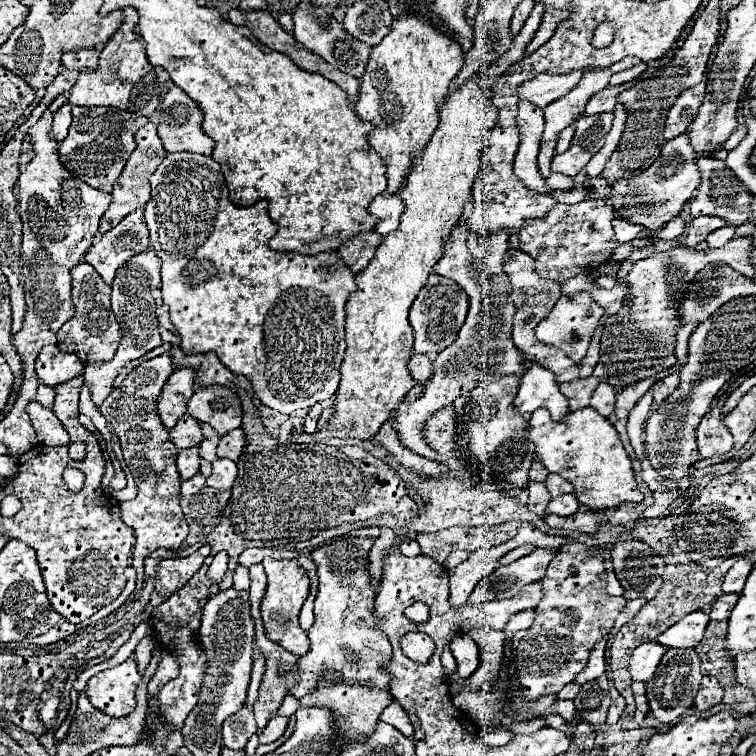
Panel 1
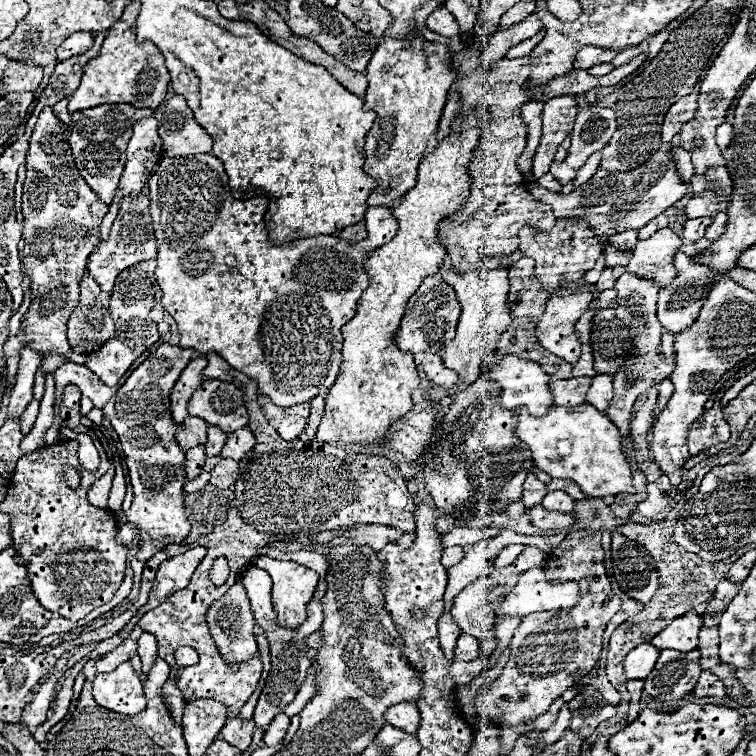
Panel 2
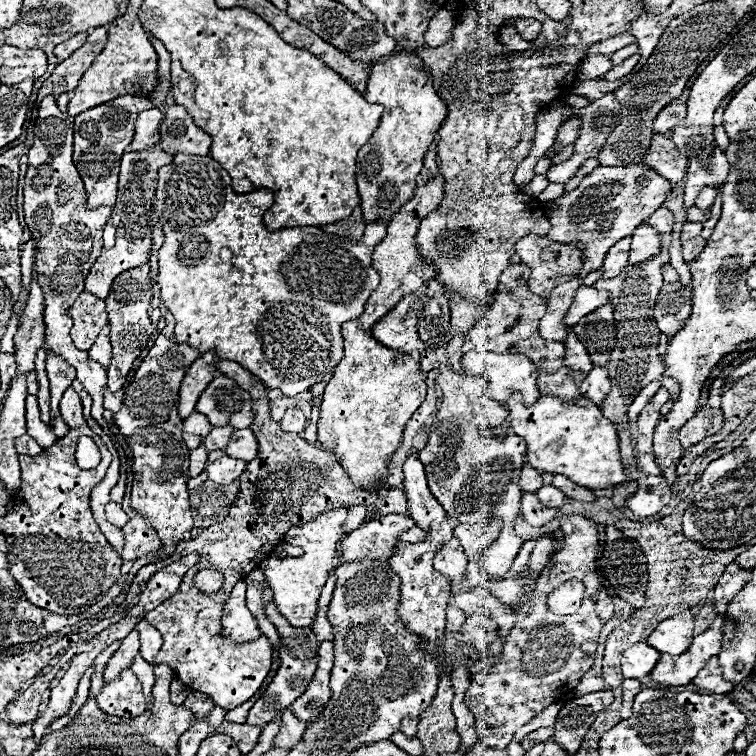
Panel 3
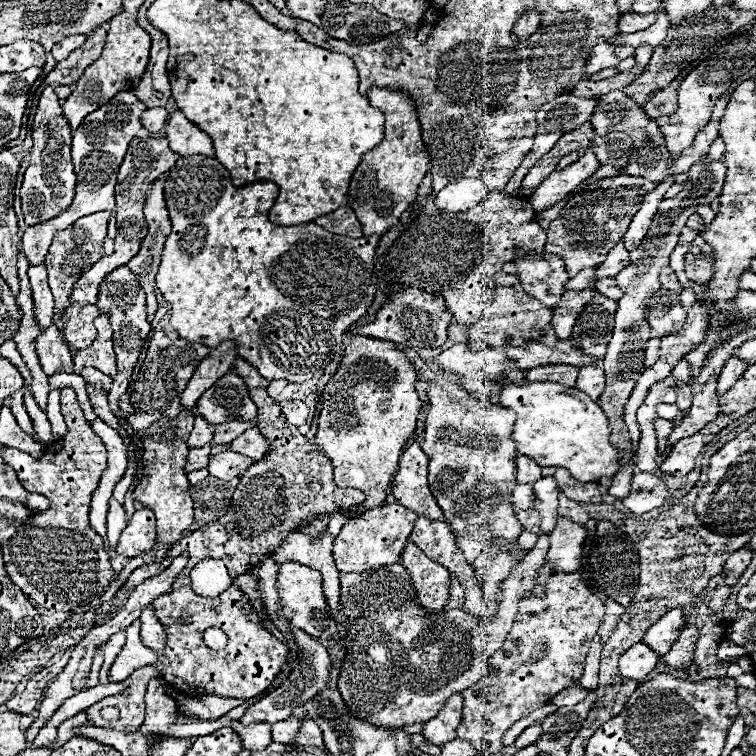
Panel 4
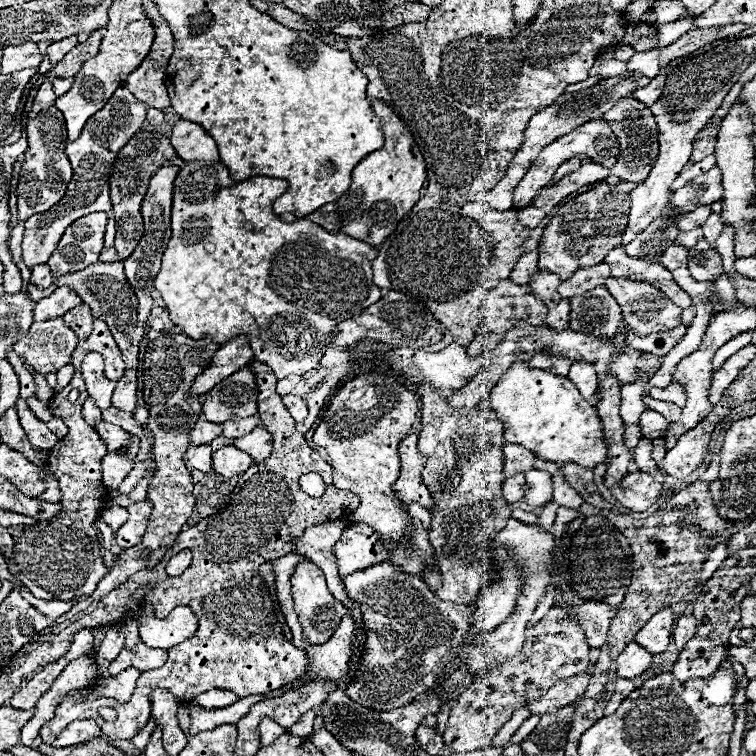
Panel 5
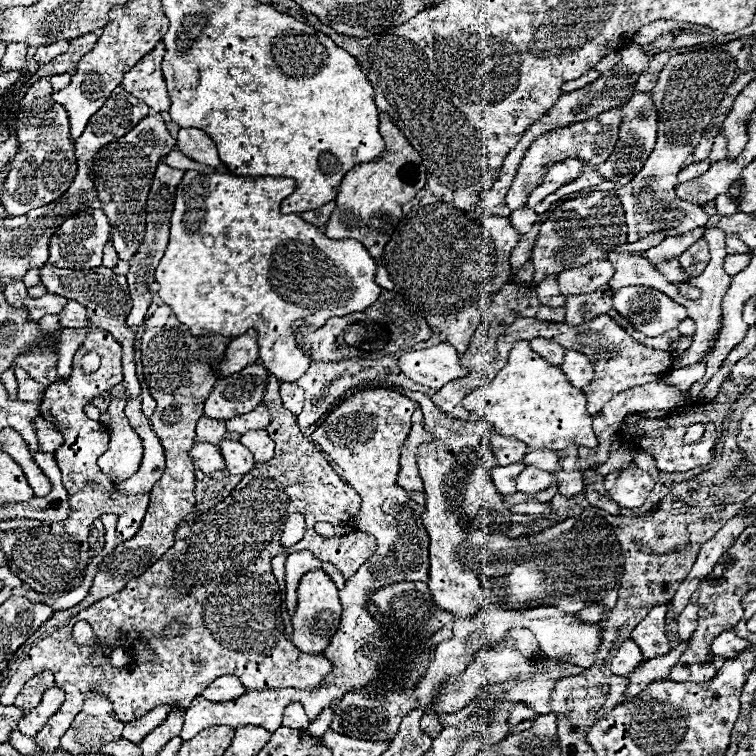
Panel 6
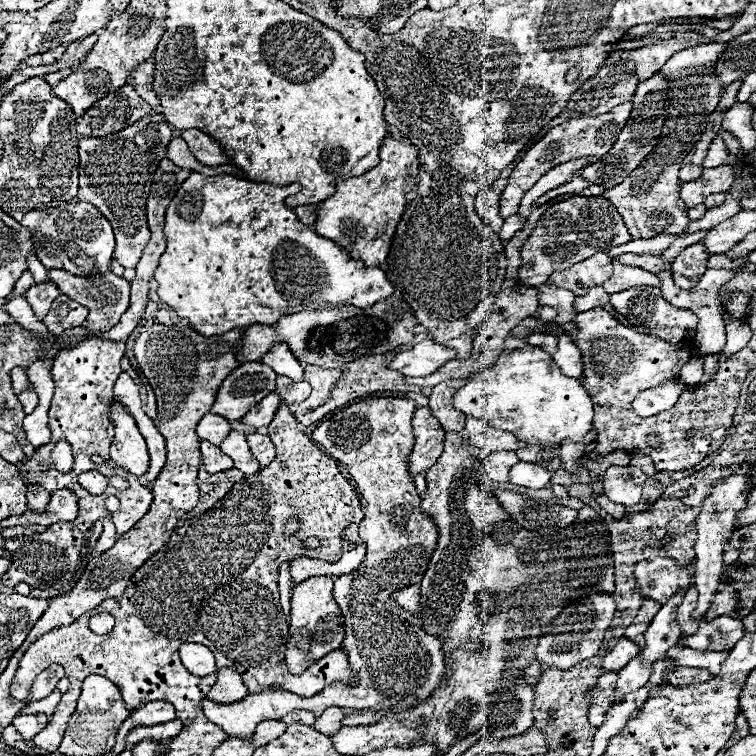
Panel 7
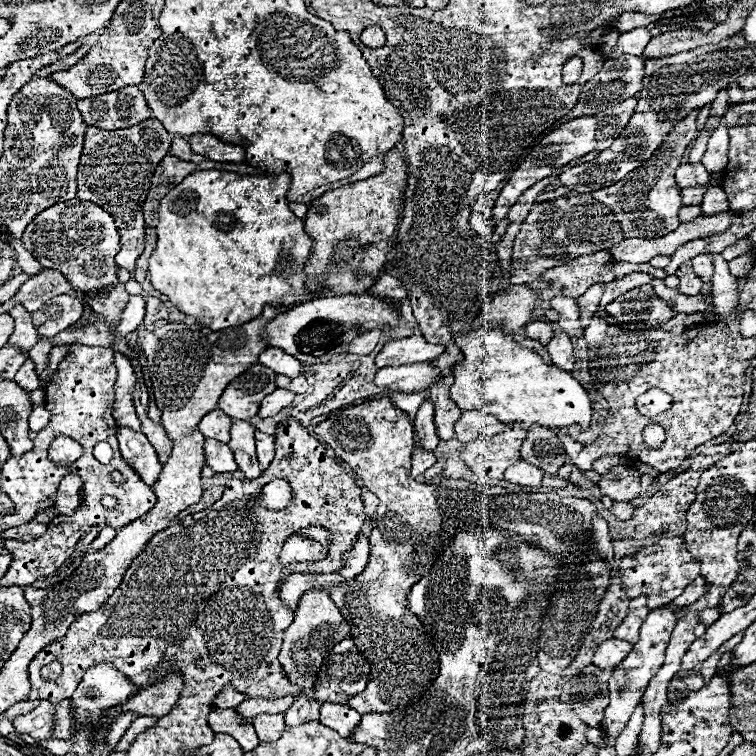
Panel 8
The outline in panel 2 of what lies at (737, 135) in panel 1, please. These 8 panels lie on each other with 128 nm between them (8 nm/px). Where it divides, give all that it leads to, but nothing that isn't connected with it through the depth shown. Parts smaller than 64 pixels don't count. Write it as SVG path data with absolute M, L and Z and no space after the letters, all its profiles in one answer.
M728 122L720 124L720 128L716 130L716 140L718 140L718 146L722 150L726 150L730 146L730 140L732 140L732 124L728 124Z

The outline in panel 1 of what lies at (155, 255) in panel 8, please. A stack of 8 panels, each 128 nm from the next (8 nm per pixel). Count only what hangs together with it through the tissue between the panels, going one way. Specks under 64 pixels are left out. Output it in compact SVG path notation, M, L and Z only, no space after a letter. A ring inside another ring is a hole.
M168 154L158 170L150 178L152 186L152 198L144 206L144 216L146 224L150 230L150 242L152 250L160 256L160 274L162 274L162 300L170 308L170 318L182 338L180 348L184 354L204 354L204 352L216 352L220 362L234 374L244 374L256 392L256 396L262 400L264 406L278 410L280 414L292 414L296 410L314 406L320 400L332 398L338 390L340 384L340 362L344 358L346 342L344 342L344 304L352 292L356 292L356 282L354 282L354 272L344 264L344 260L338 256L336 250L316 254L316 256L306 256L306 254L296 254L296 252L274 252L268 246L268 240L276 234L276 226L268 218L266 212L266 202L260 200L248 208L236 206L228 200L228 188L224 184L224 176L220 170L220 164L214 162L210 156L204 158L202 154ZM376 196L368 206L368 212L378 218L376 232L386 236L398 230L400 214L404 212L404 202L398 196Z

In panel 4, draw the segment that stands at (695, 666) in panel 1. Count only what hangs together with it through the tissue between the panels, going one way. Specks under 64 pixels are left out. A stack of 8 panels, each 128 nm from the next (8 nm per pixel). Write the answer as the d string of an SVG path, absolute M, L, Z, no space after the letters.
M686 624L682 634L678 636L678 640L672 644L670 652L664 654L664 662L666 666L678 668L678 670L686 670L694 658L694 644L698 640L698 628L694 624Z

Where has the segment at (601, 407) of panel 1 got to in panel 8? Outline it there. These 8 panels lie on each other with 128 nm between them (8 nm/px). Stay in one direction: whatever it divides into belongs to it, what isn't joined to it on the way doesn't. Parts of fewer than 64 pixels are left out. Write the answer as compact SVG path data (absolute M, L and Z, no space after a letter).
M564 332L556 334L556 336L546 344L546 350L548 350L552 362L554 362L558 368L568 370L568 372L572 370L576 358L574 358L574 350L572 350L572 344L570 344L568 334L564 334Z

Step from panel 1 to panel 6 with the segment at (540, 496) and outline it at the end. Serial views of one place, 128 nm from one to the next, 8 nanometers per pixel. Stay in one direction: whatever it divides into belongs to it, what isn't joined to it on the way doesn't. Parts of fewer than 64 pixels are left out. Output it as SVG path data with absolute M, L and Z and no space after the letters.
M490 434L490 446L496 454L496 462L500 466L508 466L514 462L522 462L524 454L528 452L528 446L516 438L504 438L498 434Z

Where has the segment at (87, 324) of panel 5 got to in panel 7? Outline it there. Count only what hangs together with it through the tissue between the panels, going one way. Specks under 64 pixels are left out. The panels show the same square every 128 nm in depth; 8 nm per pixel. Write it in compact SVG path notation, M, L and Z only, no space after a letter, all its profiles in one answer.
M60 294L60 298L56 298L52 302L52 308L48 310L48 314L44 316L42 322L46 324L50 334L62 334L68 328L82 326L86 316L88 316L88 308L80 306L66 294Z

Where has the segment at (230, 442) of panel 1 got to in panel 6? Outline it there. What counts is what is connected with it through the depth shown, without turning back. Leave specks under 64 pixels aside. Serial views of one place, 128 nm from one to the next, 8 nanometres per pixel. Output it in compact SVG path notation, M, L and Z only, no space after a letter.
M248 430L246 434L242 434L240 442L254 454L254 460L258 464L272 460L274 456L274 442L266 430Z

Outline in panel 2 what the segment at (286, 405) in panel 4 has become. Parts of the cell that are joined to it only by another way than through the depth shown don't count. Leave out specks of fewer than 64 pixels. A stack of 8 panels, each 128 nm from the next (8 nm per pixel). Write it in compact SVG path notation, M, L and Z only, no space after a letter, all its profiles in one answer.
M286 416L278 426L278 434L284 440L294 440L294 438L298 438L302 434L304 428L306 428L306 418L302 418L302 416Z

